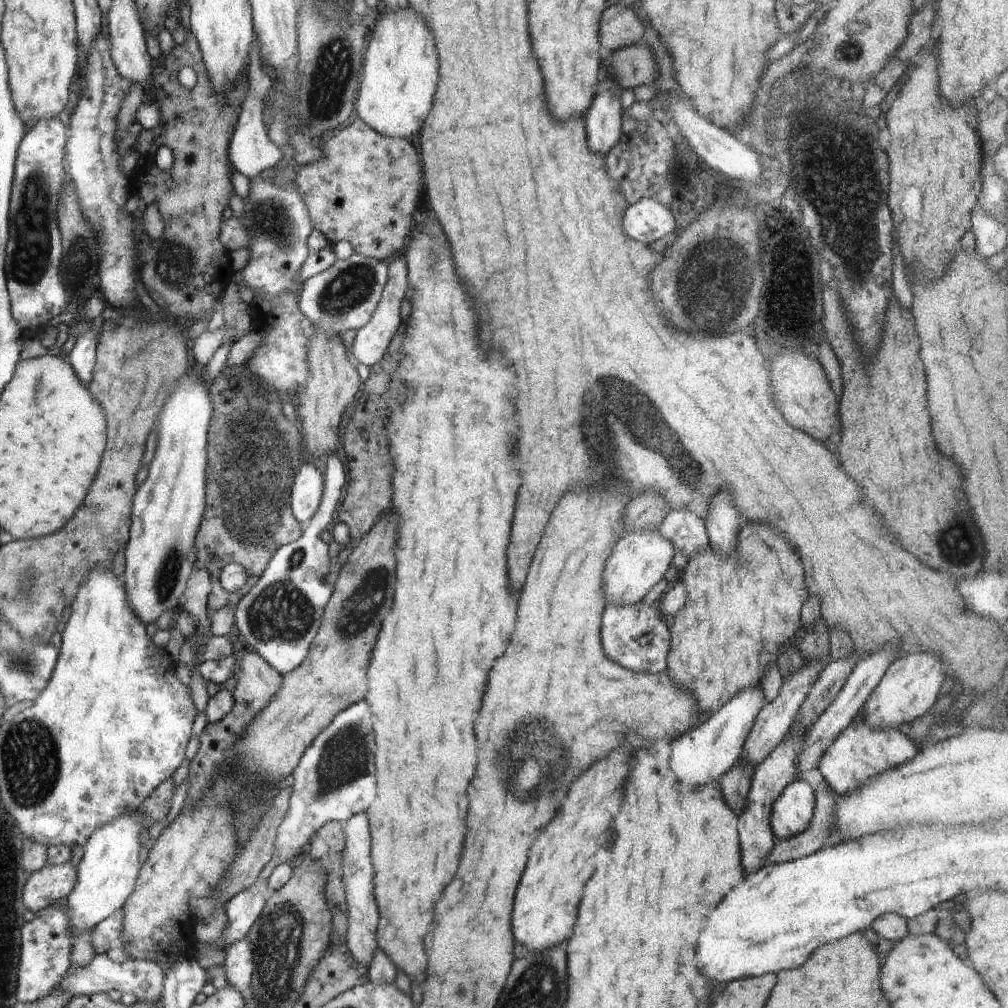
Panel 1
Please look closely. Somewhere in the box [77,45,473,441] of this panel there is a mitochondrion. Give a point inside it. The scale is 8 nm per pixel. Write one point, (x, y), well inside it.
(181, 270)

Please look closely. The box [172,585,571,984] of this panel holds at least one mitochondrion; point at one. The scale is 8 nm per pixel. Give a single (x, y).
(345, 759)

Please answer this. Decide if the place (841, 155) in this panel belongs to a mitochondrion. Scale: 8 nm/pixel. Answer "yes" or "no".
yes

